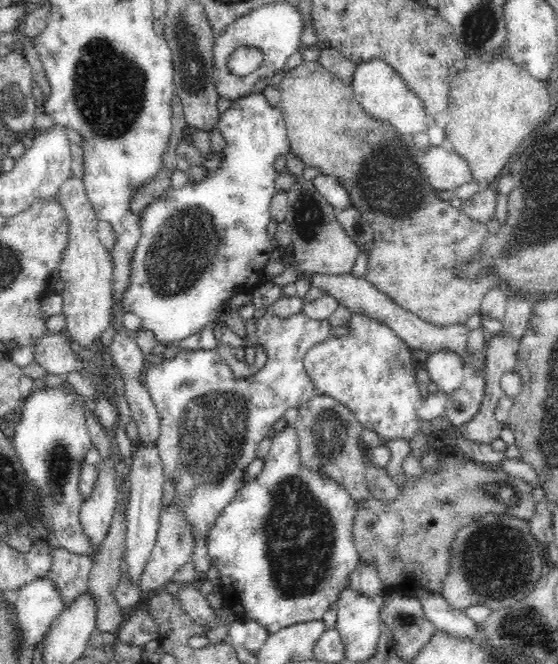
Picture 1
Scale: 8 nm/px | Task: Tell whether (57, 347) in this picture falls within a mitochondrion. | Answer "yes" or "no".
no

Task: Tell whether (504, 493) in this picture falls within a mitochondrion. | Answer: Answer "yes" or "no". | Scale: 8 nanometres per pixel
yes

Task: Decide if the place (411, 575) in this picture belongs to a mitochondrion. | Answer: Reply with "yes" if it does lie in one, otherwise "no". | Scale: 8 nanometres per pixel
no

